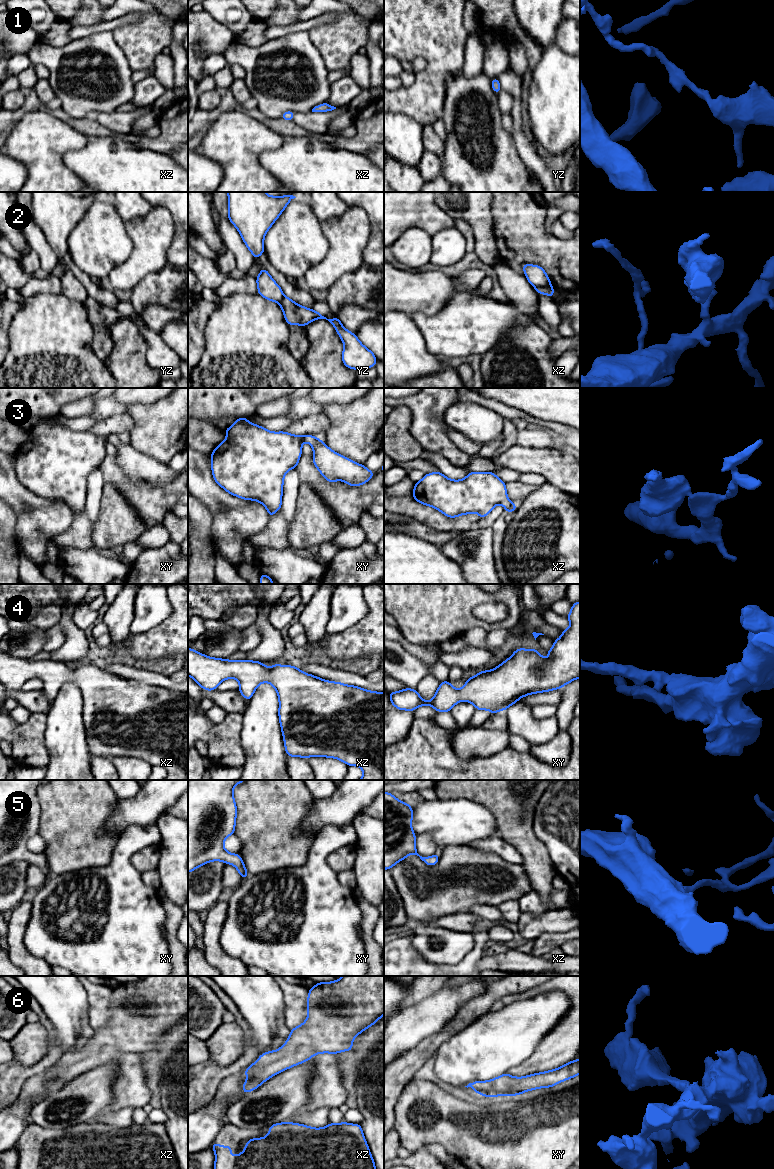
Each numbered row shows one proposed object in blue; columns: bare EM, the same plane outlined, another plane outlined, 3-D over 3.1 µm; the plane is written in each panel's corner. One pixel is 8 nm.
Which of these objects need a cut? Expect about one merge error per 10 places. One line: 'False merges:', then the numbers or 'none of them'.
False merges: 2

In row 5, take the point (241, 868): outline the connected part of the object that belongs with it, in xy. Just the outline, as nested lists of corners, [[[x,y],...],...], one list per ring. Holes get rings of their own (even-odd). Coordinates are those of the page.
[[[188,780],[188,873],[211,861],[222,861],[236,867],[242,880],[249,875],[240,854],[233,854],[224,848],[224,840],[235,832],[237,806],[233,788],[245,780]]]

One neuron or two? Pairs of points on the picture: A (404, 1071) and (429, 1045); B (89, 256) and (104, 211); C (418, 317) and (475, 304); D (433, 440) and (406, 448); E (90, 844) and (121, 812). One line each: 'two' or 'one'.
A: one
B: one
C: one
D: two
E: two

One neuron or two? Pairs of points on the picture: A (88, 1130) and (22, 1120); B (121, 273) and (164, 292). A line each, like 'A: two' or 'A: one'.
A: two
B: two

